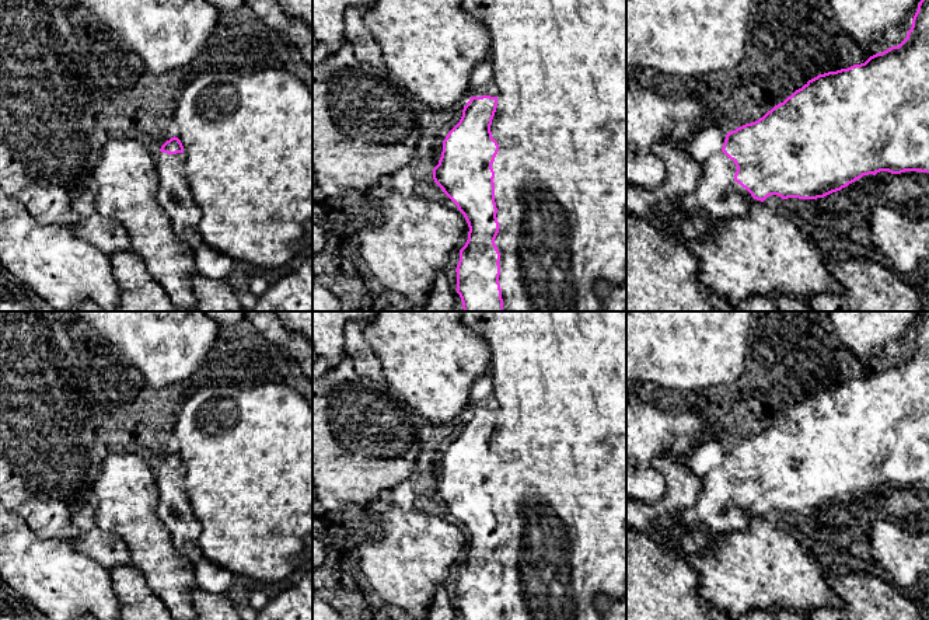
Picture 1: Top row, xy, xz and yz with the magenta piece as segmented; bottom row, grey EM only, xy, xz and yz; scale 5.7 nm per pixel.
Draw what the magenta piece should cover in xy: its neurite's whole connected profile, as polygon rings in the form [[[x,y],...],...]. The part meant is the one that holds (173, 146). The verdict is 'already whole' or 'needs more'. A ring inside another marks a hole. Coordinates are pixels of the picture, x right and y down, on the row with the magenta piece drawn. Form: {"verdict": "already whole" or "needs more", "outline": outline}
{"verdict": "needs more", "outline": [[[178,137],[167,140],[156,154],[158,171],[157,202],[171,220],[177,238],[191,250],[205,244],[198,208],[185,174],[184,146]]]}

